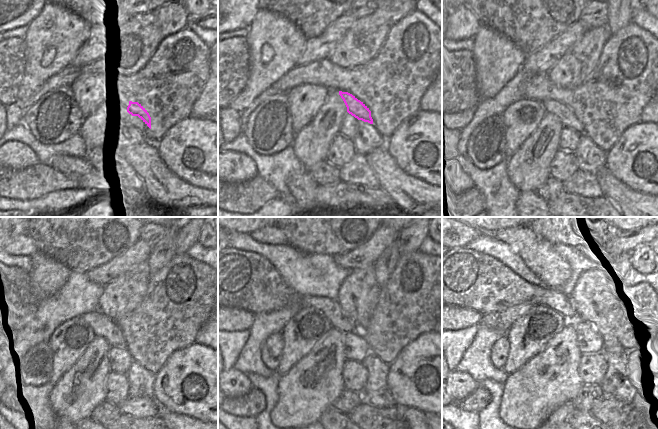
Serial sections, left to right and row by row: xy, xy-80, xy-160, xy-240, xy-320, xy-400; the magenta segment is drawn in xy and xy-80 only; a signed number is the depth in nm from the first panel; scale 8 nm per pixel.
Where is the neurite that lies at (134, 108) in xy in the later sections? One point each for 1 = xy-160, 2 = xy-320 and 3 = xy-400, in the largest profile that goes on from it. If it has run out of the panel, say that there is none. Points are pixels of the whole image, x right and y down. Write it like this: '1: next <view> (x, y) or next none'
1: next xy-160 (564, 113)
2: next xy-320 (238, 279)
3: next xy-400 (463, 278)

